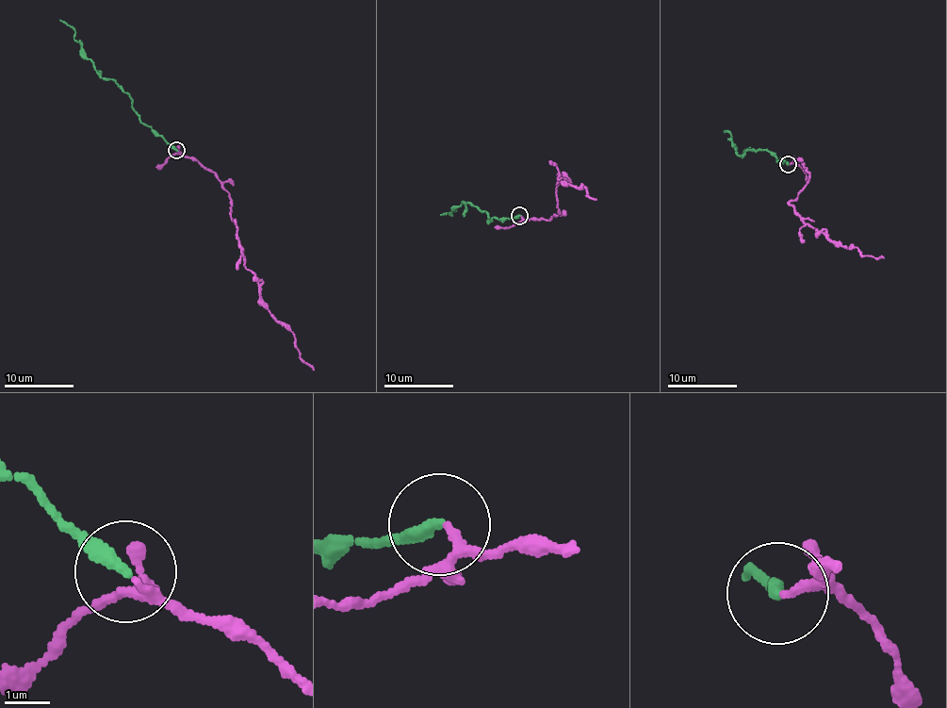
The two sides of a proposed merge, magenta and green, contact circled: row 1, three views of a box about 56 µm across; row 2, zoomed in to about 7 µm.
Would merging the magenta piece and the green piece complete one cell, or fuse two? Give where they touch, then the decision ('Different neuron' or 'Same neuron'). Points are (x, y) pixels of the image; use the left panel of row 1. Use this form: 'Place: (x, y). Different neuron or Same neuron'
Place: (176, 150). Same neuron

